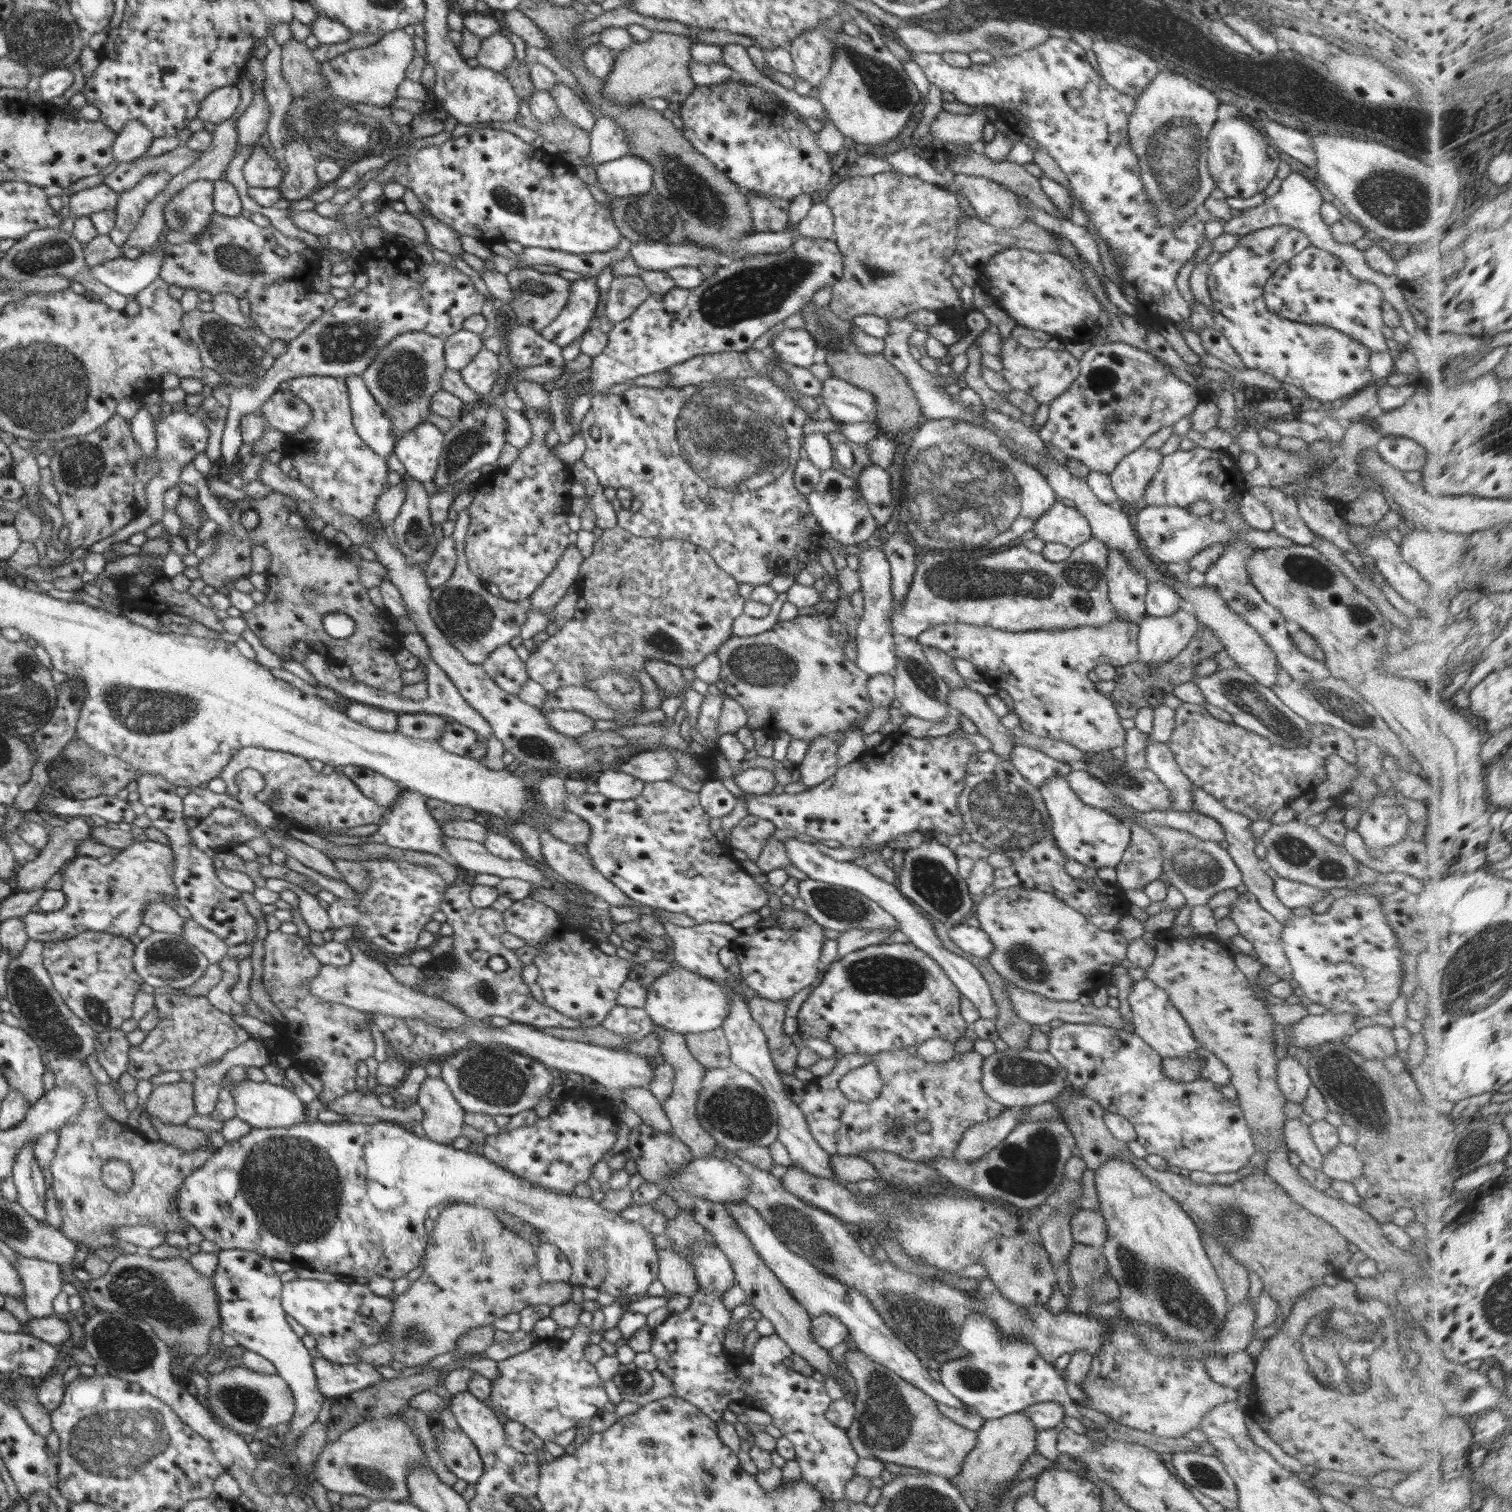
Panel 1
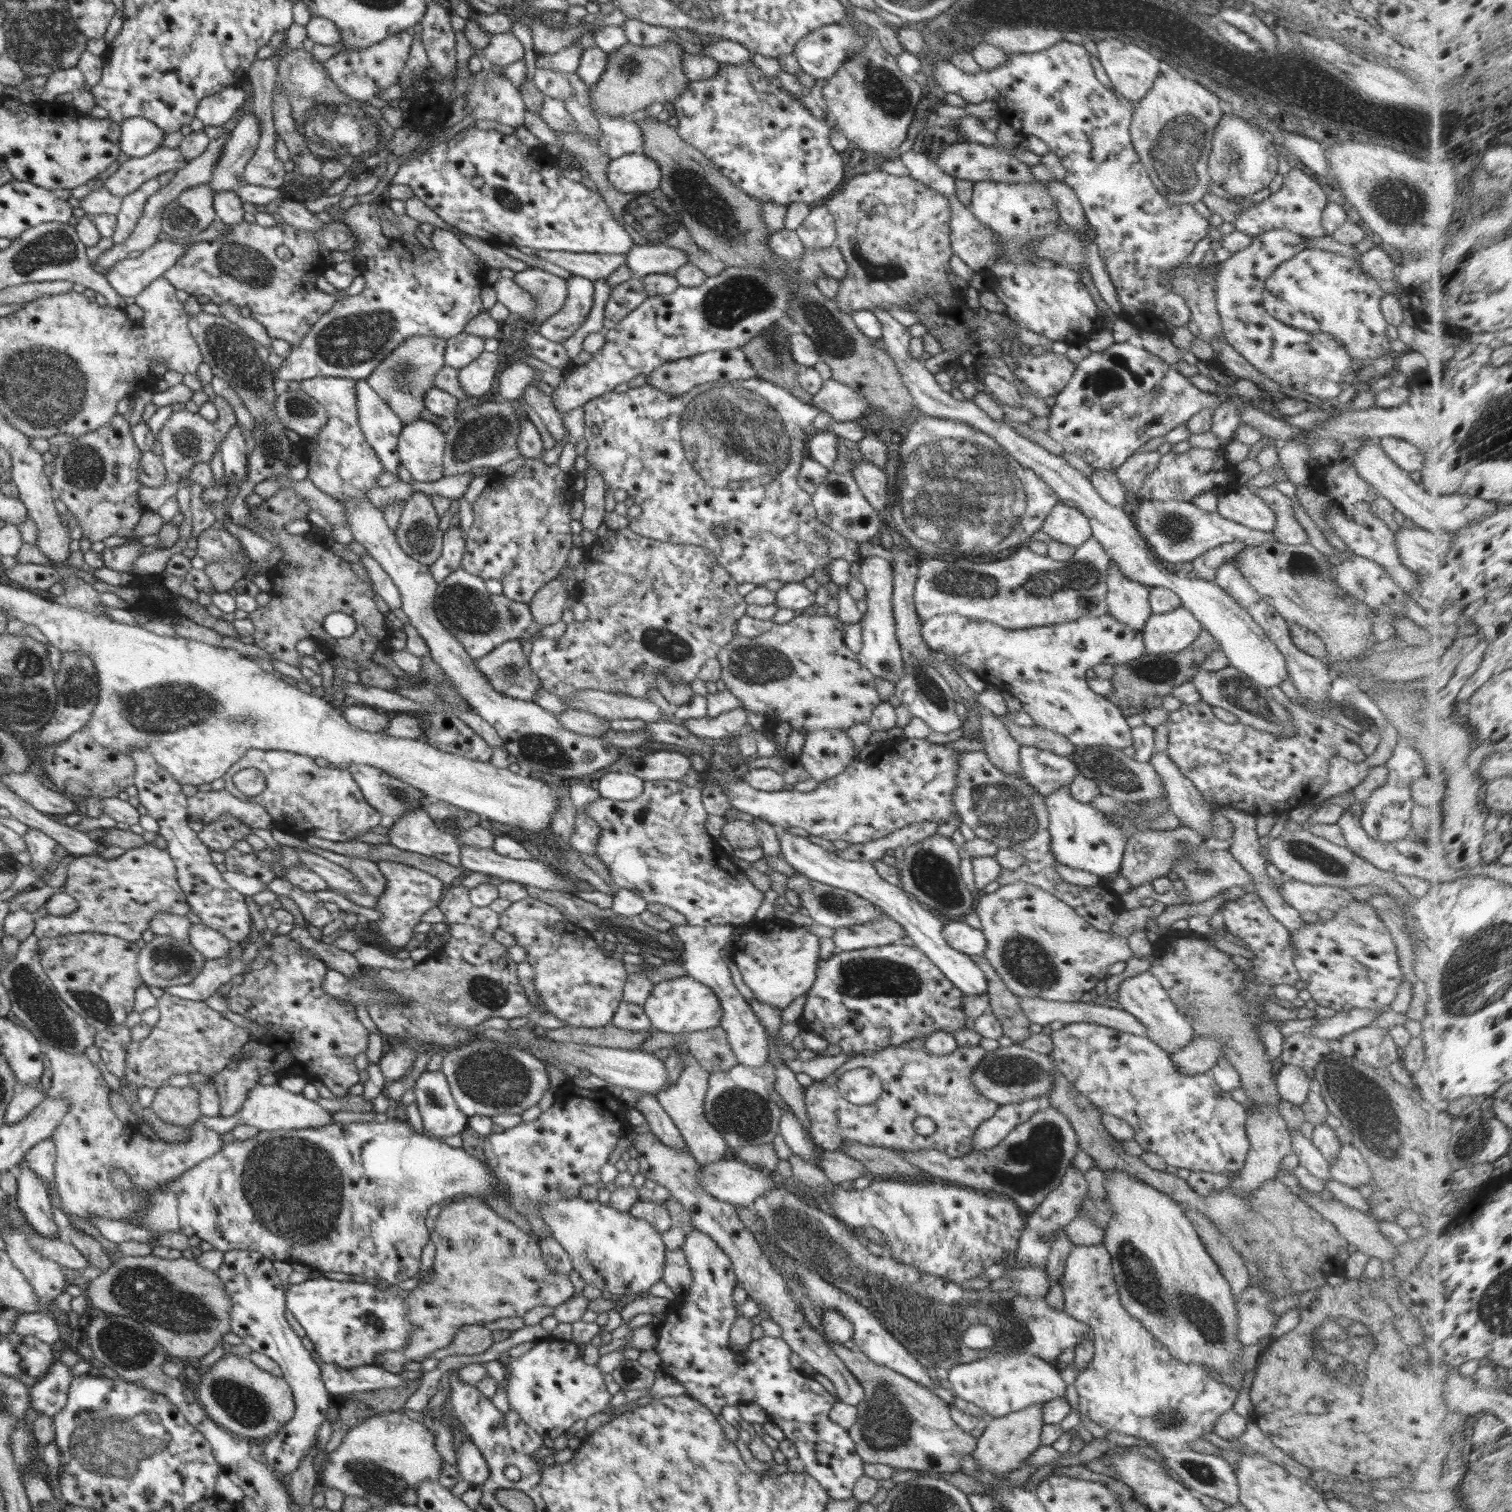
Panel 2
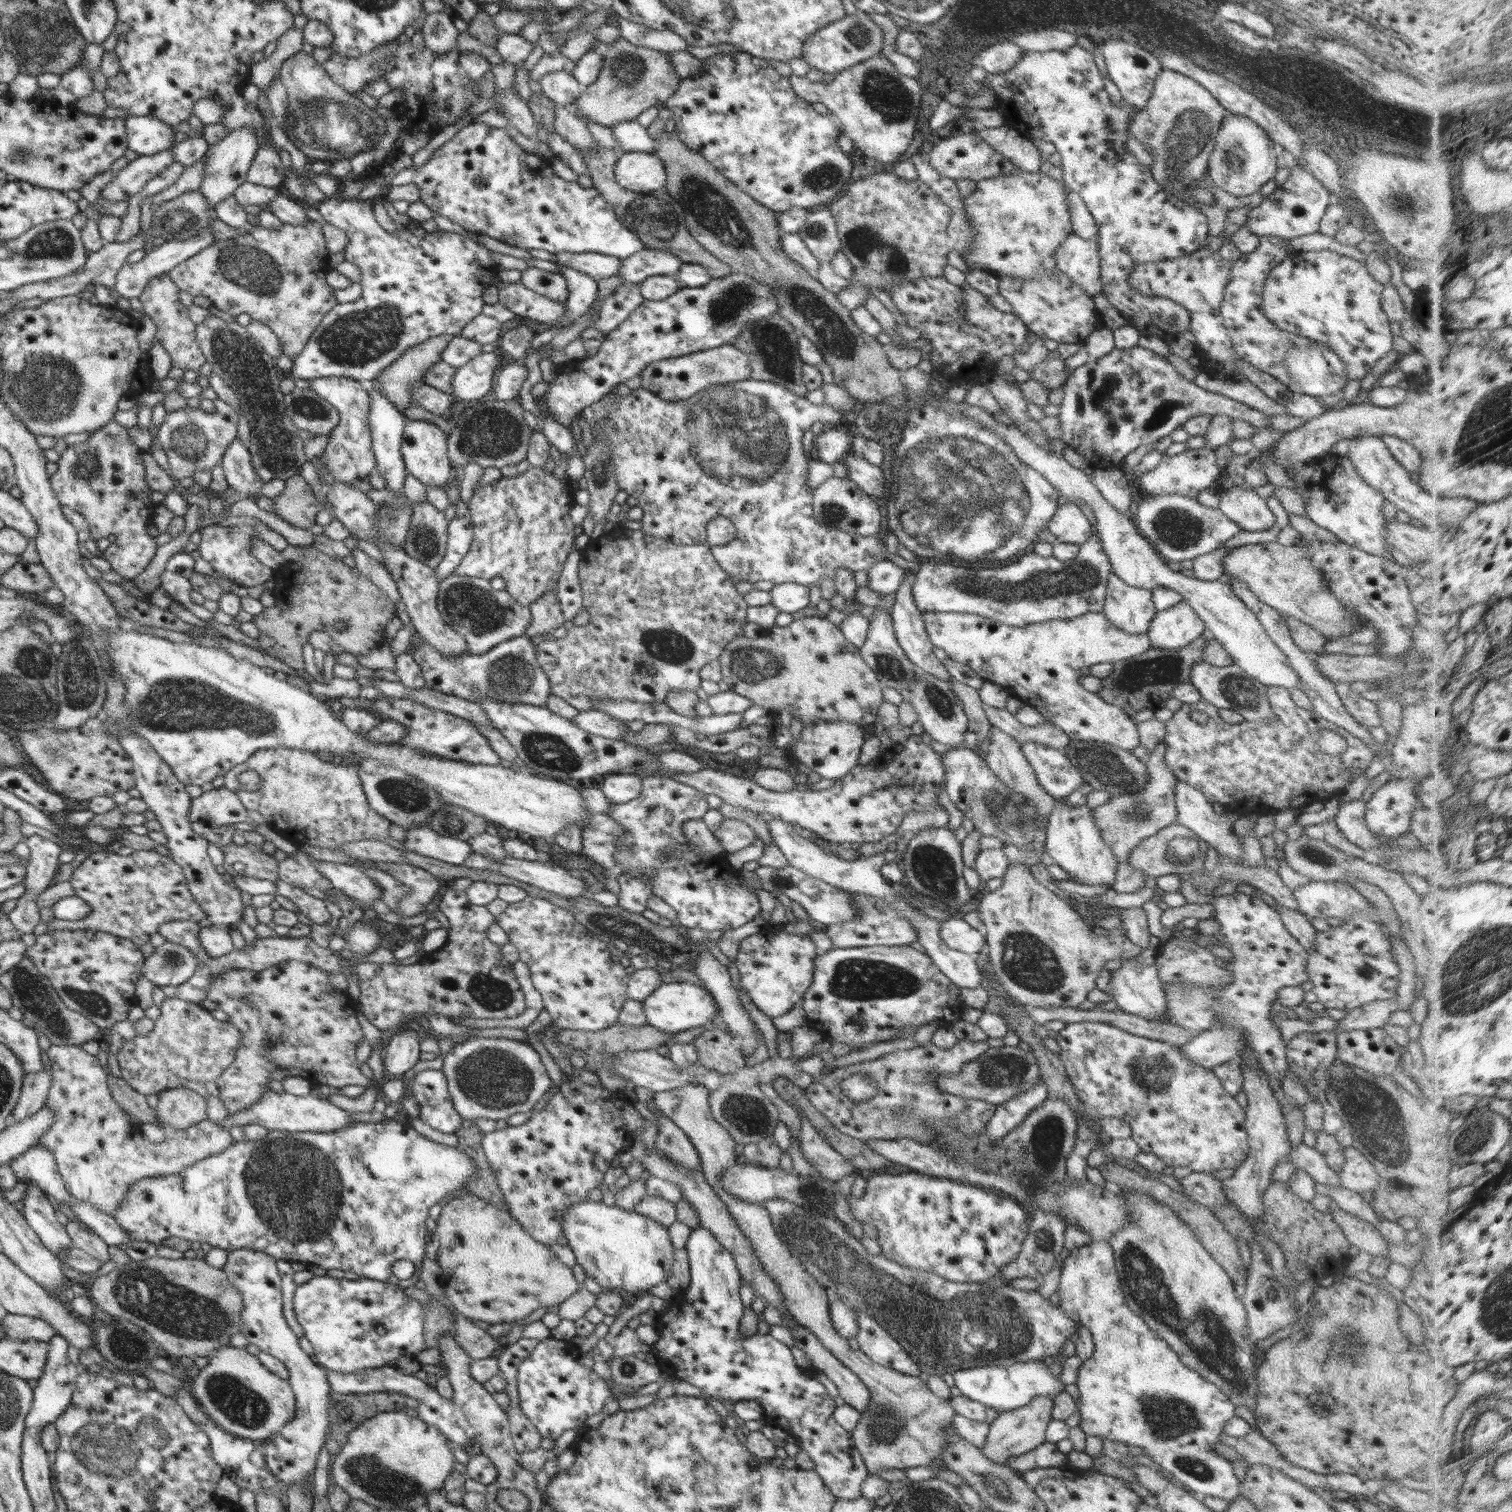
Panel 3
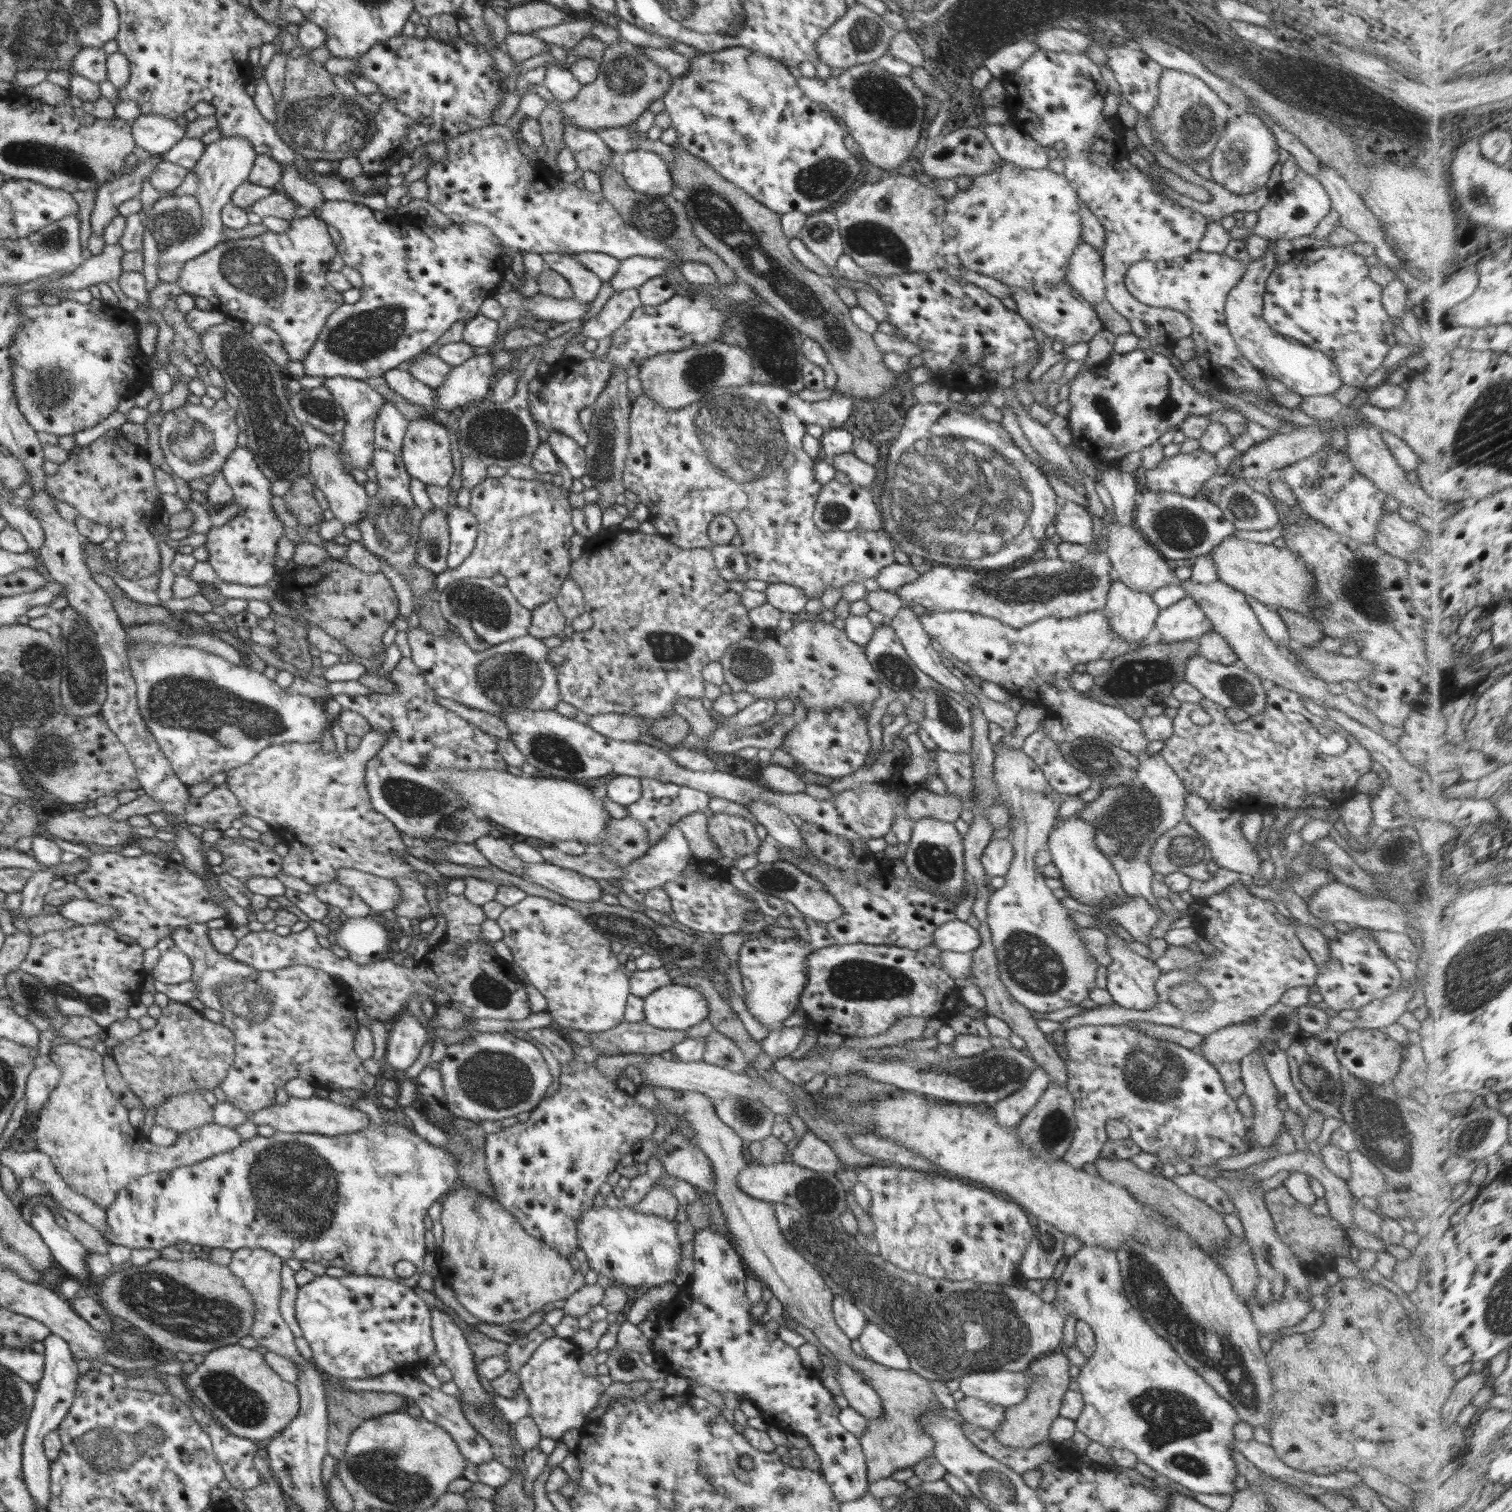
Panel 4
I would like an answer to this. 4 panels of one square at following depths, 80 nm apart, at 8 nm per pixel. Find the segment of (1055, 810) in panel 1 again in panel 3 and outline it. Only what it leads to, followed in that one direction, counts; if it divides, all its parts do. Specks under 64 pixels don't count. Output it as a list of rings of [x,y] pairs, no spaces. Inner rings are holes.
[[[1058,798],[1045,830],[1046,854],[1070,875],[1070,881],[1094,886],[1098,891],[1112,888],[1118,879],[1118,859],[1114,851],[1102,841],[1089,806],[1071,806],[1065,798]]]

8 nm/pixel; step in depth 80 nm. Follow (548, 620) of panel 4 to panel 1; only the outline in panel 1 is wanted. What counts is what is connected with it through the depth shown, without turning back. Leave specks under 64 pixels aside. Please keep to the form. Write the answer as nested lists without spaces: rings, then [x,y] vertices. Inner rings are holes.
[[[568,545],[556,568],[529,596],[531,607],[545,612],[554,622],[556,605],[566,596],[569,587],[578,580],[583,559],[576,545]]]

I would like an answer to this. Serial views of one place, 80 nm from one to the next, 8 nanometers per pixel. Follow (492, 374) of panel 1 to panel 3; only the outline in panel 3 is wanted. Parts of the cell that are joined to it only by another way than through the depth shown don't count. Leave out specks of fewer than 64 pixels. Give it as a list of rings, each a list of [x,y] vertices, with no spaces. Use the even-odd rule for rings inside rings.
[[[482,352],[458,368],[452,380],[452,396],[468,402],[482,399],[492,390],[494,372],[499,365],[497,352]]]

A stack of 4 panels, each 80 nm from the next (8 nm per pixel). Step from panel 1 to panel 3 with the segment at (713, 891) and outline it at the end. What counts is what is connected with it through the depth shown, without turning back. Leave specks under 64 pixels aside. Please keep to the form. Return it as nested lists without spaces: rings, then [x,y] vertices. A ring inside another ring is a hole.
[[[669,776],[644,778],[641,785],[642,790],[636,798],[622,804],[611,803],[606,812],[625,828],[624,845],[618,843],[618,851],[614,853],[614,862],[618,866],[619,874],[646,880],[650,884],[650,894],[664,900],[678,914],[676,926],[680,928],[724,932],[730,928],[738,928],[756,918],[761,912],[760,901],[752,891],[740,883],[743,879],[741,870],[730,867],[725,860],[726,855],[712,857],[710,853],[692,851],[682,833],[681,826],[684,822],[702,819],[709,810],[707,794]]]

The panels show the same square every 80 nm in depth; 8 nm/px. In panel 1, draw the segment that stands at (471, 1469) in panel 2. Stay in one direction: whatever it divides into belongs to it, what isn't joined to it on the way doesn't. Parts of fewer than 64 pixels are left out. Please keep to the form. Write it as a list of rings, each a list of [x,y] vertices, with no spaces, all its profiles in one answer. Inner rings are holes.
[[[437,1421],[443,1429],[435,1432],[436,1452],[446,1464],[446,1468],[460,1480],[476,1483],[482,1476],[482,1460],[476,1445],[460,1429],[450,1430],[442,1421]]]

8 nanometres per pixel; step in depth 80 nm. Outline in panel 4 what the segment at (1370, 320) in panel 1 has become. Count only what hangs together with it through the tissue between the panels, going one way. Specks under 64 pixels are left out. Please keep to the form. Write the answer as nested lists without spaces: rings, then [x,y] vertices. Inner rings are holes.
[[[1328,245],[1295,250],[1288,262],[1277,265],[1267,277],[1263,294],[1263,317],[1274,332],[1320,350],[1334,361],[1344,385],[1362,389],[1366,379],[1382,367],[1390,348],[1401,339],[1391,316],[1382,306],[1383,287],[1370,278],[1369,267],[1365,257],[1347,247]]]

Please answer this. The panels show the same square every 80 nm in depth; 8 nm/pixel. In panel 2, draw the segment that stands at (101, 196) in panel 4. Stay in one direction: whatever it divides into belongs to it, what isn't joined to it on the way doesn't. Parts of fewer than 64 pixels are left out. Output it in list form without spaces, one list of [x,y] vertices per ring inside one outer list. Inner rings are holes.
[[[160,147],[141,158],[129,158],[112,175],[104,180],[104,187],[110,194],[124,198],[140,188],[144,181],[159,174],[180,169],[186,160],[178,148]]]

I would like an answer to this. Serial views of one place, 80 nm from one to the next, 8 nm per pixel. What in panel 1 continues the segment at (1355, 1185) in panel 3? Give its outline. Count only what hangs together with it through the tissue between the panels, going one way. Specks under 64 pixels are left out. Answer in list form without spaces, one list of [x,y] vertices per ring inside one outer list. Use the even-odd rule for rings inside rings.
[[[1339,1142],[1336,1148],[1323,1155],[1321,1170],[1333,1180],[1353,1183],[1364,1175],[1365,1166],[1355,1145]]]

